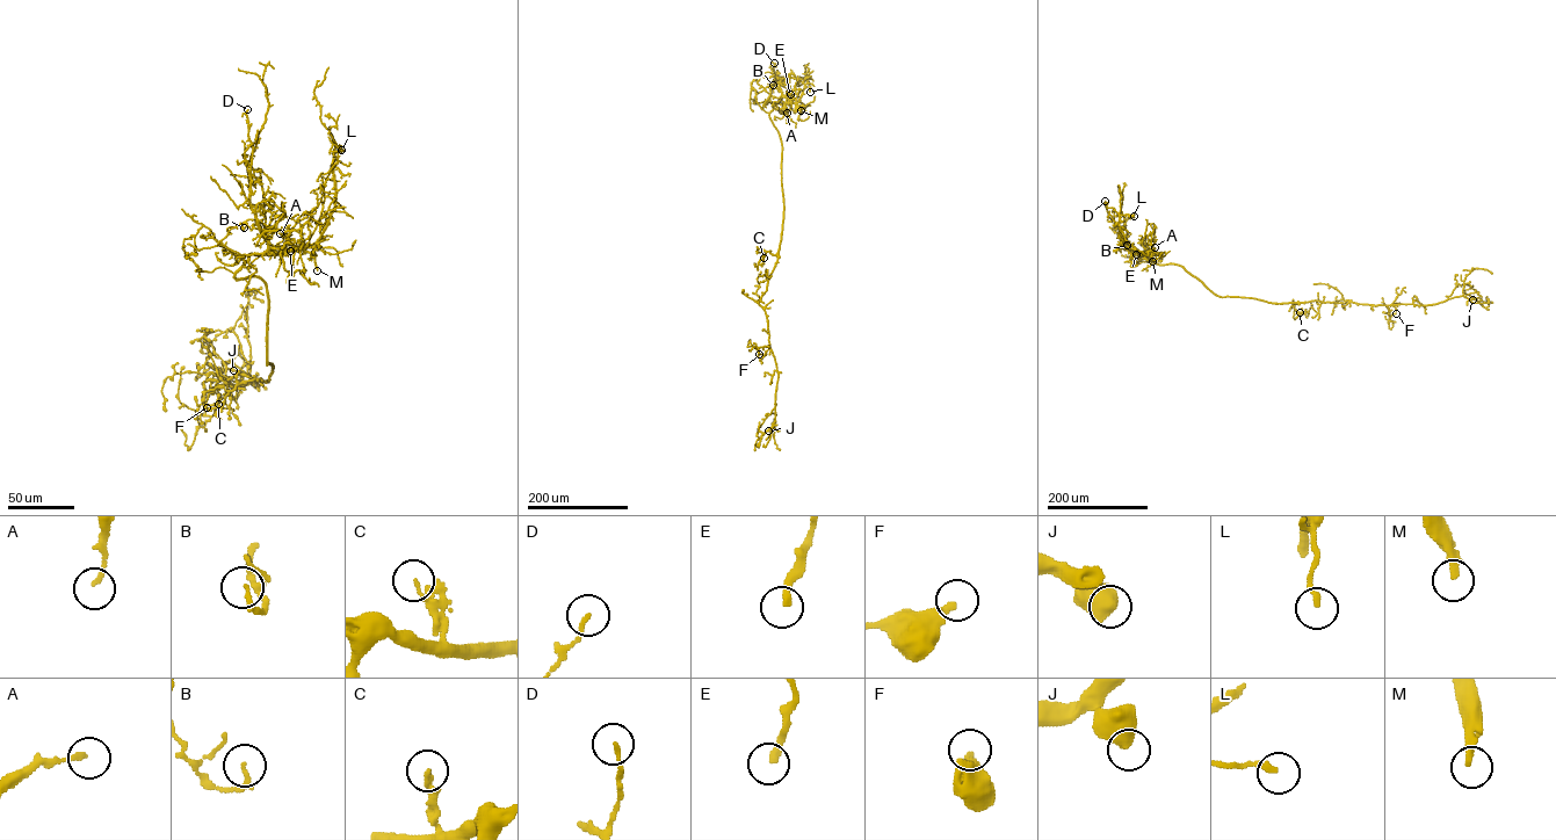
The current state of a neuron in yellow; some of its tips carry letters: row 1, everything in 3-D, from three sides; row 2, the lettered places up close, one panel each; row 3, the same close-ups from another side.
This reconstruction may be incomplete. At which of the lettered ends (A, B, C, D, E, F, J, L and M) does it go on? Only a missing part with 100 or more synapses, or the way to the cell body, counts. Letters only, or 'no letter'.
M

